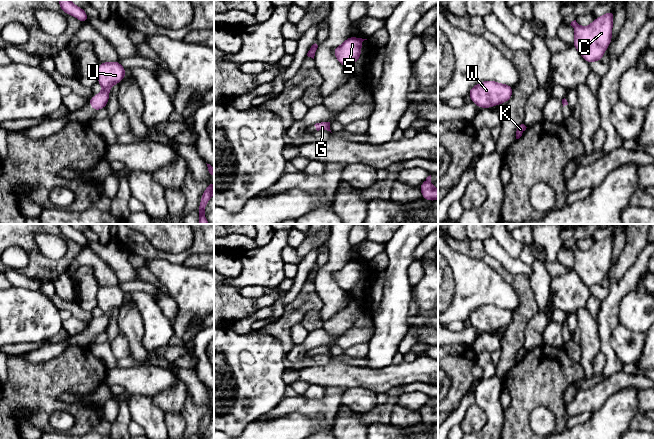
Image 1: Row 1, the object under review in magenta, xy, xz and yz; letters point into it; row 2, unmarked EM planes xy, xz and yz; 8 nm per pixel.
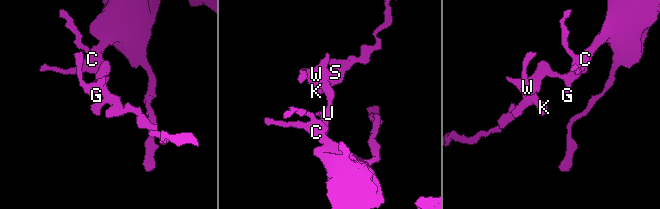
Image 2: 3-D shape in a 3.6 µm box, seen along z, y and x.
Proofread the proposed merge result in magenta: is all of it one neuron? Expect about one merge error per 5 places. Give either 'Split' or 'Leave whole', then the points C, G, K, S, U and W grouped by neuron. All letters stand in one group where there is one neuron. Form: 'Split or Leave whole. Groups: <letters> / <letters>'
Leave whole. Groups: C G K S U W

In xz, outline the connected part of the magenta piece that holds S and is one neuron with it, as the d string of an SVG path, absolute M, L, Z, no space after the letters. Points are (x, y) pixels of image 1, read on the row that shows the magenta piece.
M348 37L333 53L339 63L349 69L361 56L362 42L367 39Z

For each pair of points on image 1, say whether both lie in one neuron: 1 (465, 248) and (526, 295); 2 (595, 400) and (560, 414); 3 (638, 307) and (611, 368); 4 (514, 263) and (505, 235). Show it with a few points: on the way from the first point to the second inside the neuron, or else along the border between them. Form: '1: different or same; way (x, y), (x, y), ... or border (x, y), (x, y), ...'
1: same; way (480, 254), (496, 265), (512, 280)
2: different; border (565, 405), (569, 416)
3: different; border (621, 300), (618, 323)
4: different; border (496, 240), (512, 257), (518, 258)

